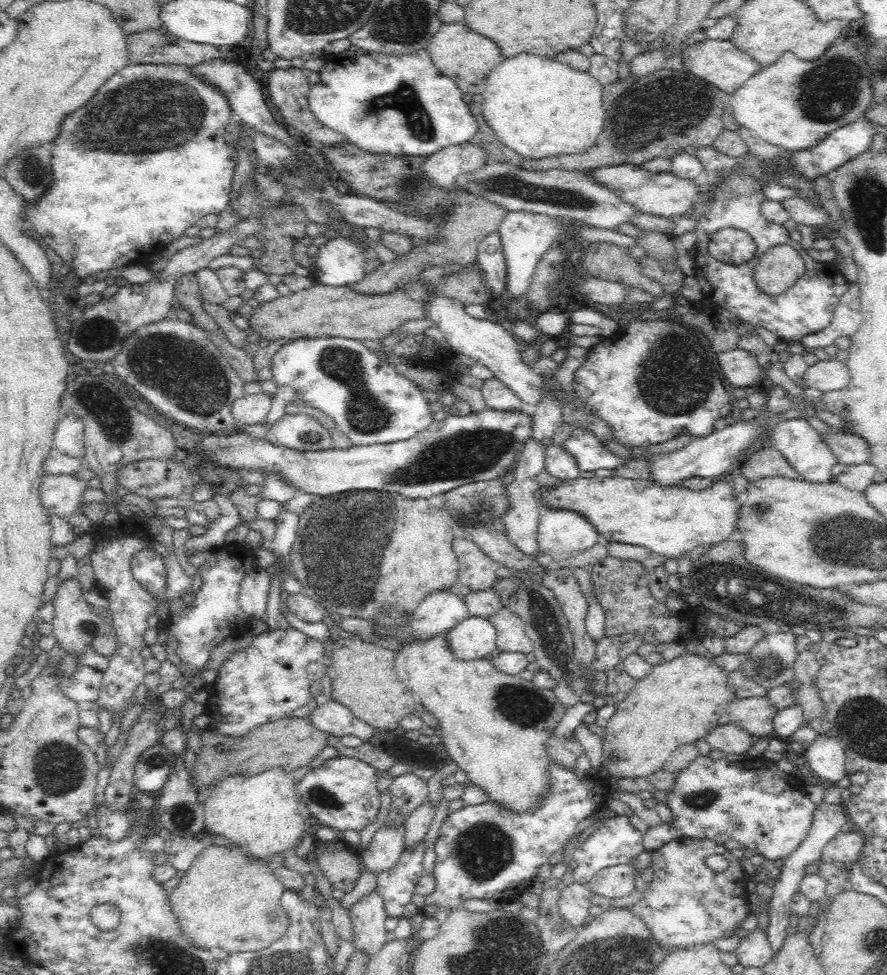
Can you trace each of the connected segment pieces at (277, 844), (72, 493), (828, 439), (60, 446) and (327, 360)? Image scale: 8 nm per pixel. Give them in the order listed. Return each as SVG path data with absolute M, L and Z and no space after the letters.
M279 766L250 778L234 774L220 780L203 802L205 829L244 846L255 859L291 852L308 829L299 812L301 802L294 783L295 779Z
M73 474L46 475L38 487L38 494L48 512L67 519L80 506L87 488L87 482Z
M842 430L831 432L822 432L821 438L828 445L840 464L864 464L869 462L870 451L867 442L856 436Z
M62 413L55 426L52 448L72 458L84 458L86 449L83 432L84 425L81 418L75 414Z
M341 337L298 339L283 344L271 361L272 380L276 383L277 393L272 397L267 414L268 424L285 413L289 402L300 400L332 418L337 430L348 436L354 446L366 446L408 440L434 421L429 411L430 403L422 395L422 387L396 373L394 366L383 362L360 341Z

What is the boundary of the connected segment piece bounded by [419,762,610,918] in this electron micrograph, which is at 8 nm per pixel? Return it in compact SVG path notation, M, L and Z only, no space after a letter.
M551 762L550 788L548 796L544 796L542 807L534 813L516 815L502 809L495 802L482 802L478 805L464 805L460 810L452 812L440 826L438 839L435 841L436 860L431 875L435 878L435 889L429 894L419 912L424 917L442 918L450 910L462 908L465 900L470 898L500 898L506 890L527 890L533 882L532 878L542 864L552 863L554 852L568 843L571 836L576 834L576 827L582 820L594 815L604 804L609 796L608 783L603 777L586 776L578 779L574 770L564 768L558 763Z

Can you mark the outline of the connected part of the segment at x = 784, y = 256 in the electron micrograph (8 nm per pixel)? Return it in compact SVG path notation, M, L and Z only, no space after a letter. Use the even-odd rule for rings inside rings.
M787 245L770 248L754 272L756 285L770 295L788 290L805 273L805 262L796 249Z

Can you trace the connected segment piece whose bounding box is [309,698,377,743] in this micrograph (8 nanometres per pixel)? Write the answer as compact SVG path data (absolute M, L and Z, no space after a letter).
M330 698L329 702L322 706L317 706L311 710L310 723L314 728L326 732L334 737L352 735L358 737L362 743L369 742L377 733L370 725L360 721L352 715L348 707L339 704Z

